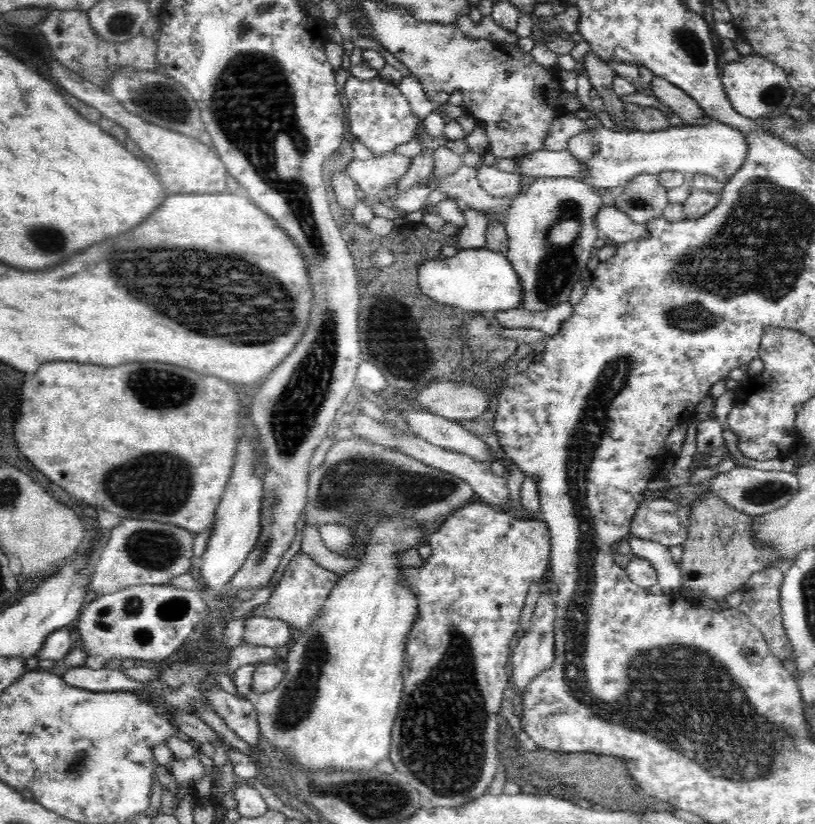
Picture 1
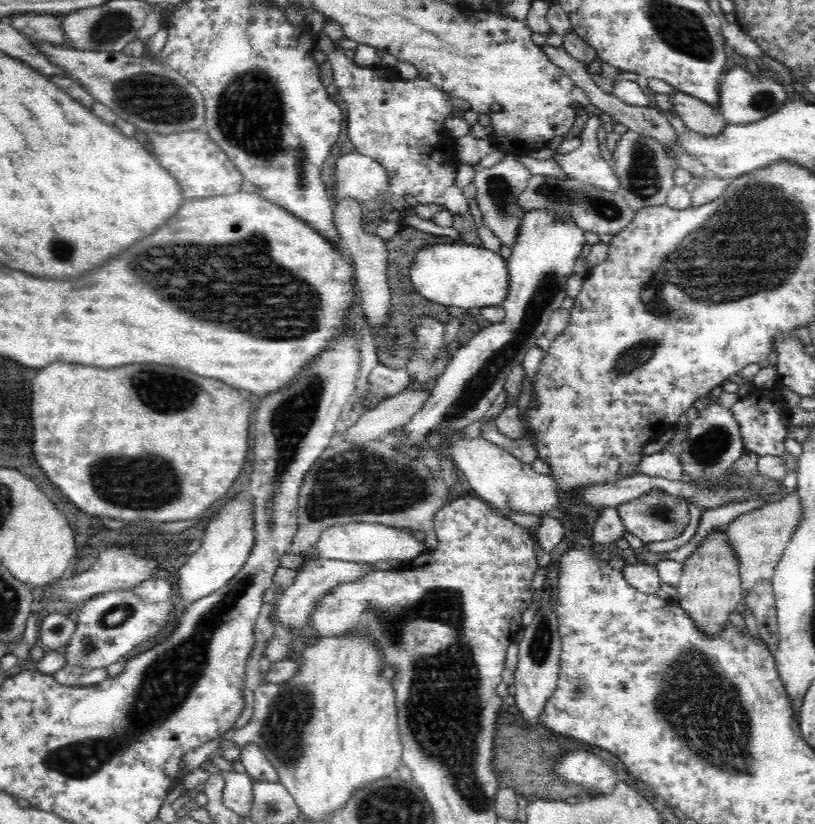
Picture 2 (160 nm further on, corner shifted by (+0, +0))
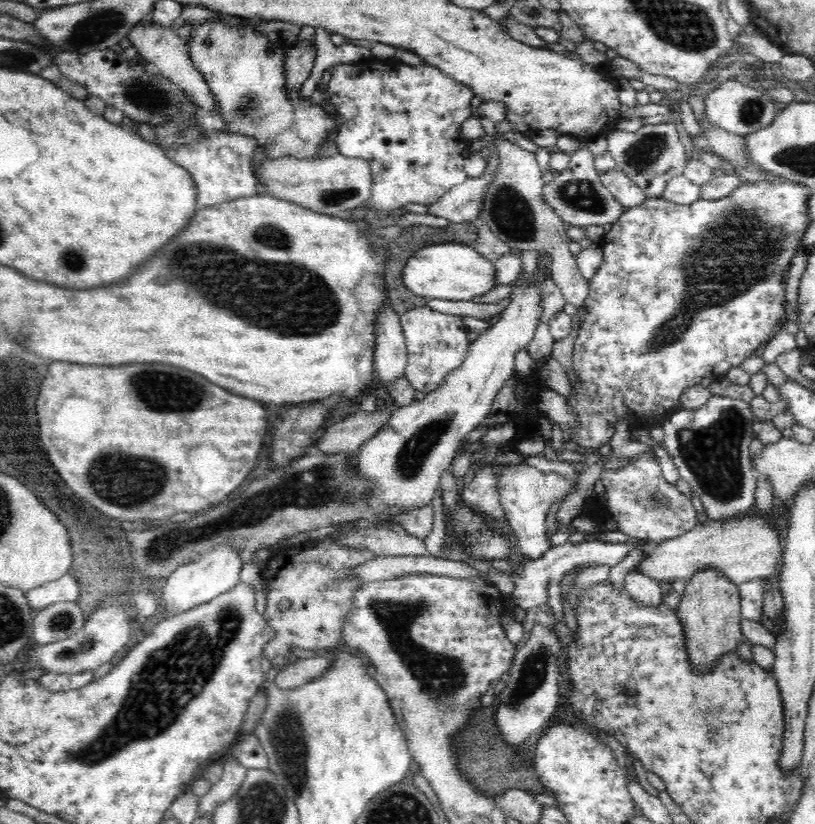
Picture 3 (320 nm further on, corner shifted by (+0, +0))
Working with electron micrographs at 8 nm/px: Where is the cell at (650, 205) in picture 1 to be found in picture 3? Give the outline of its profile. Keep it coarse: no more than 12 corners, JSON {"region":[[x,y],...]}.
{"region":[[677,122],[605,134],[617,168],[648,198],[684,172]]}

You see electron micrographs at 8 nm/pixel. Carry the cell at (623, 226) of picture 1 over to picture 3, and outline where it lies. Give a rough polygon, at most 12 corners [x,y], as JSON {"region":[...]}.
{"region":[[581,142],[544,184],[566,224],[612,224],[626,210],[602,185]]}

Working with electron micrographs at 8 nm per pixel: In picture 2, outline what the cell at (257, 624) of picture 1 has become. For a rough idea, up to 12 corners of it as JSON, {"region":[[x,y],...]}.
{"region":[[305,560],[277,600],[287,629],[303,627],[338,583],[375,570],[368,563]]}

